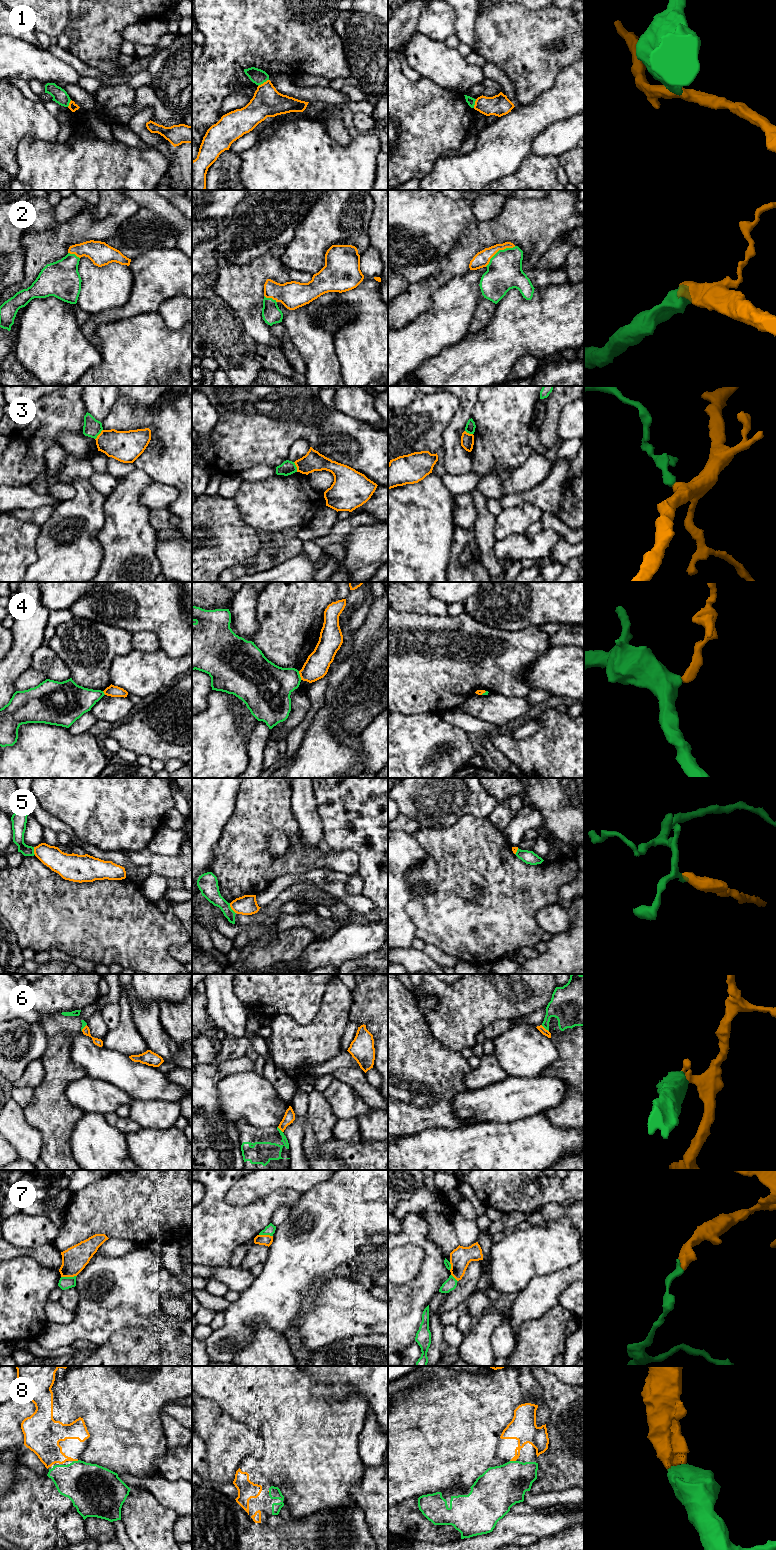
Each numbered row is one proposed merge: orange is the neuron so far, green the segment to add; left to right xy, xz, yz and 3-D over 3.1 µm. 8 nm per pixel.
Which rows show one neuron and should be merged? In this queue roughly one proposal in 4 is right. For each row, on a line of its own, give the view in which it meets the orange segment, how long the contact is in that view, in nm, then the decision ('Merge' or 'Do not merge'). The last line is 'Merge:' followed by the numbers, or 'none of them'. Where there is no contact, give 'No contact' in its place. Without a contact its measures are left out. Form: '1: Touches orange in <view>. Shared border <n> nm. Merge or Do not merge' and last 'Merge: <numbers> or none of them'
1: Touches orange in xz. Shared border 110 nm. Do not merge
2: Touches orange in yz. Shared border 300 nm. Merge
3: Touches orange in xy. Shared border 110 nm. Do not merge
4: Touches orange in xz. Shared border 80 nm. Do not merge
5: Touches orange in xz. Shared border 100 nm. Do not merge
6: Touches orange in yz. Shared border 80 nm. Do not merge
7: Touches orange in xy. Shared border 130 nm. Do not merge
8: Touches orange in yz. Shared border 50 nm. Merge
Merge: 2, 8

